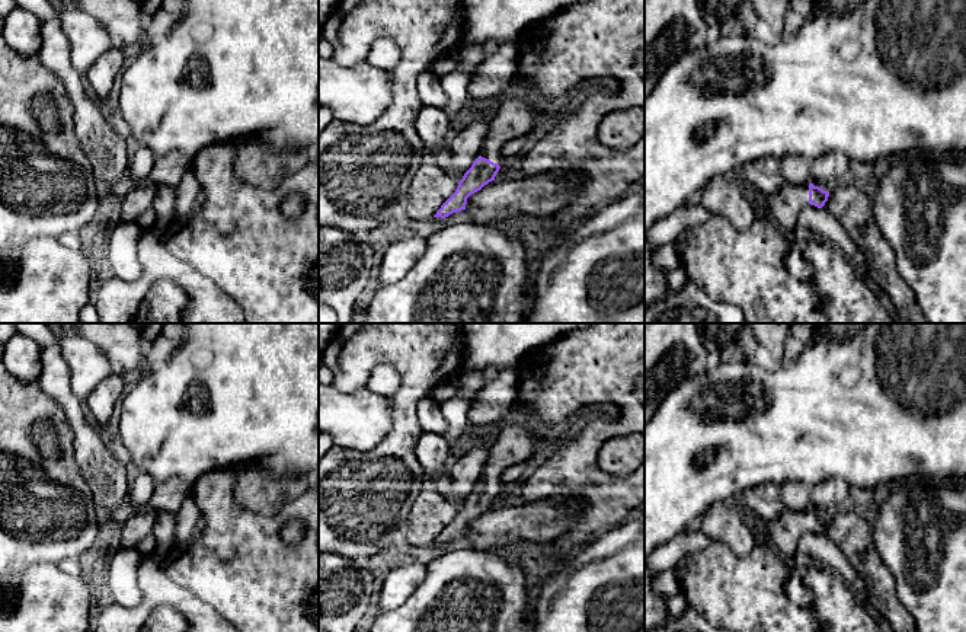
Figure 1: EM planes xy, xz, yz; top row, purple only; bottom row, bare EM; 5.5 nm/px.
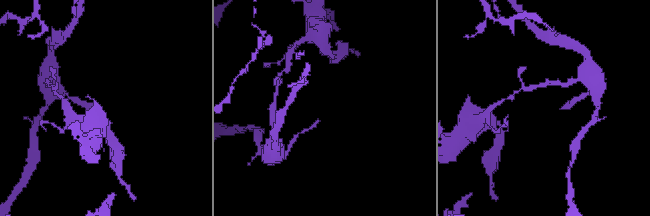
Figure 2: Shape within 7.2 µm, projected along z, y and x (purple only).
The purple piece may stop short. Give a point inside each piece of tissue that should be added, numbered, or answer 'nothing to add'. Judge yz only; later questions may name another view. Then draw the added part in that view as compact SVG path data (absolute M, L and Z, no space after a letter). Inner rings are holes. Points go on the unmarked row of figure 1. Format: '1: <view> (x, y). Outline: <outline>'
1: yz (784, 532). Outline: M786 510L780 518L765 521L767 536L773 548L783 558L799 559L797 543L800 536L809 530L809 511Z

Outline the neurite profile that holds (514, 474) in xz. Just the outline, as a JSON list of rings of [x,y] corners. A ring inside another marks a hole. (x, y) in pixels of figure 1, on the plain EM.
[[[530,459],[515,466],[509,466],[500,476],[500,486],[498,488],[498,491],[502,494],[506,485],[522,482],[522,479],[528,476],[531,470],[532,466]]]

